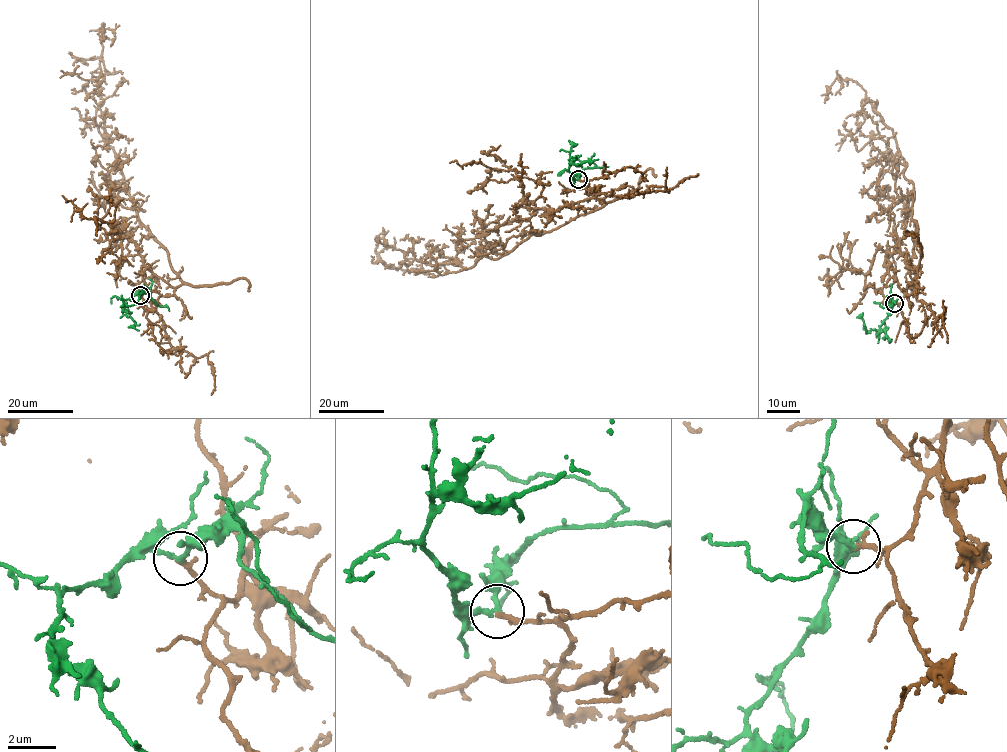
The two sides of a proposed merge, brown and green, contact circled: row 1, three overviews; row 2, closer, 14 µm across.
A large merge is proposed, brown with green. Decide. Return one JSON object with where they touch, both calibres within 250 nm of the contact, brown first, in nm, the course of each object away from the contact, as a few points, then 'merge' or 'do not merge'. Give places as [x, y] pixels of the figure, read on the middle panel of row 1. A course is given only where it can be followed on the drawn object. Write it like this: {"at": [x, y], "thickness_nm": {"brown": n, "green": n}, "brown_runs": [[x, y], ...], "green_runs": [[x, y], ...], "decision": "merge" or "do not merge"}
{"at": [578, 179], "thickness_nm": {"brown": 220, "green": 170}, "brown_runs": [[578, 180], [587, 193], [605, 194], [604, 205], [458, 271], [435, 277], [388, 267], [375, 249], [384, 229]], "green_runs": [[578, 180], [573, 179], [569, 172], [570, 148], [575, 145]], "decision": "merge"}

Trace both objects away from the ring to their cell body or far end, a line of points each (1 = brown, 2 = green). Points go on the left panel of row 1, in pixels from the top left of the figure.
1: (140, 295), (173, 295), (182, 281), (138, 218), (95, 120), (101, 43)
2: (140, 295), (135, 294), (122, 306), (138, 302), (139, 296), (145, 292)

